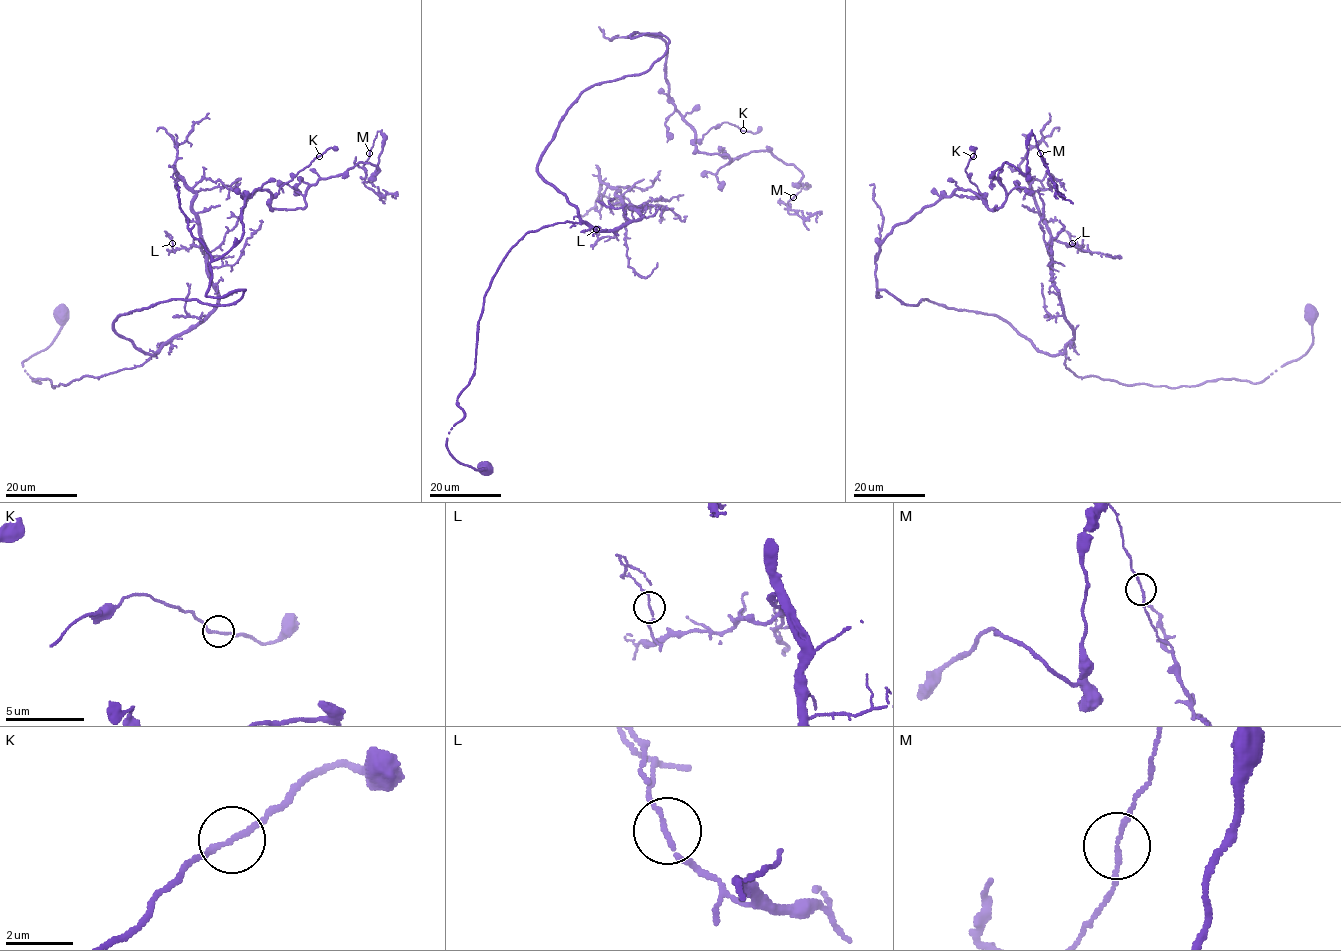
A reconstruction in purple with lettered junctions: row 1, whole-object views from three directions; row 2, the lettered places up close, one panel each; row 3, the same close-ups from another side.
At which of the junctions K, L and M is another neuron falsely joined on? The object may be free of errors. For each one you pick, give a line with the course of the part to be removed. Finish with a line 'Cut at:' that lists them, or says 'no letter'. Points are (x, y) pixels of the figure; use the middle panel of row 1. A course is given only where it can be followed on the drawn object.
Cut at: no letter

